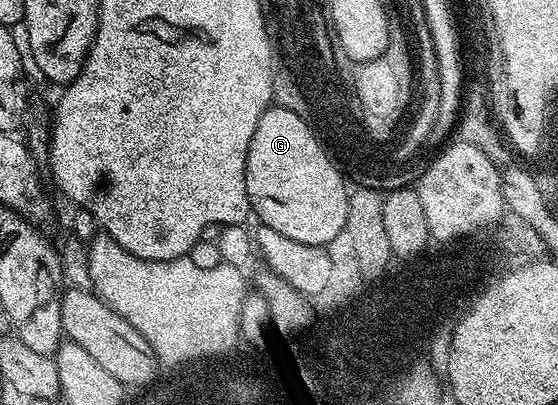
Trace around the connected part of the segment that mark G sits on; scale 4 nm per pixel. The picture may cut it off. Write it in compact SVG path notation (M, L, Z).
M282 107L270 108L262 113L246 157L246 193L250 197L252 215L260 218L259 222L263 226L282 233L282 237L302 241L302 245L332 245L339 235L345 234L348 226L350 191L349 188L344 188L343 178L345 176L334 162L333 156L324 150L319 140L312 139L312 135L308 134L304 124L295 115L290 115Z

